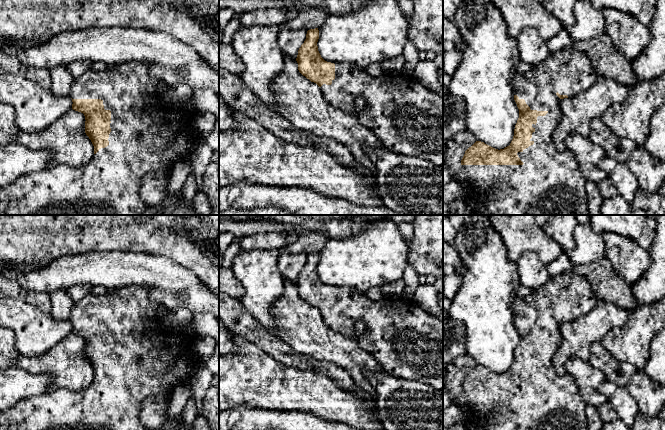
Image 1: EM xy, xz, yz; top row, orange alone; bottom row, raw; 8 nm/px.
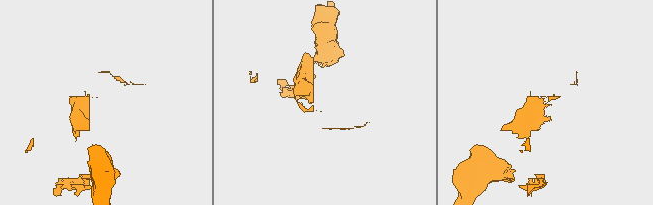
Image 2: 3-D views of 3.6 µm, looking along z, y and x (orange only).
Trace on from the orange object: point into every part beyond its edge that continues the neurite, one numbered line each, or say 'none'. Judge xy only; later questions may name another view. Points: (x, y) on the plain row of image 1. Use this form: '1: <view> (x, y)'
1: xy (150, 356)

